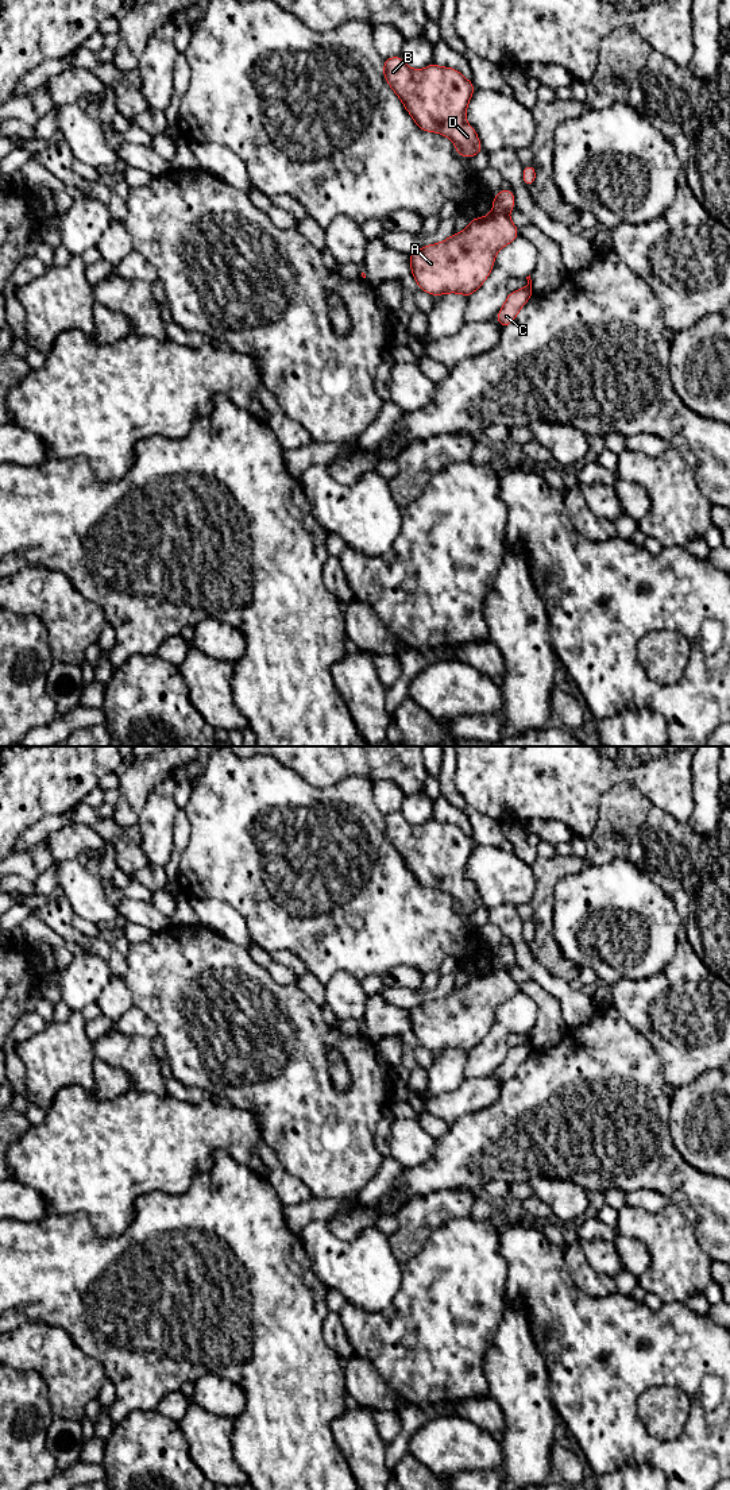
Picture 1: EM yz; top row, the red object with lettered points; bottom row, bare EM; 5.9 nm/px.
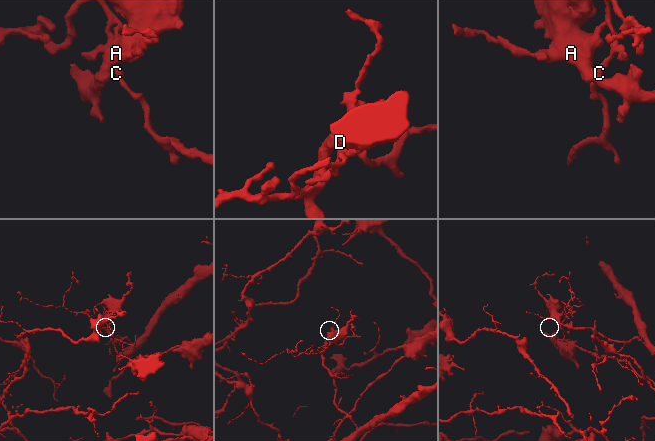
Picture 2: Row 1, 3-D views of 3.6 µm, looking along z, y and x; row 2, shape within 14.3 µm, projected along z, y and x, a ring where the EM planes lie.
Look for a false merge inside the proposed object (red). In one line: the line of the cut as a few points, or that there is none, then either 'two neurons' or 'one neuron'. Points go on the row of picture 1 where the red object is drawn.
cut in yz along (493, 212), (506, 213); two neurons

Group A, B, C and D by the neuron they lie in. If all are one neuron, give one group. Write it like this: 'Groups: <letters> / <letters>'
Groups: A B D / C

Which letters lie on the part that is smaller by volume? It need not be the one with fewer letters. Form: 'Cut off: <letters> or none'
Cut off: C

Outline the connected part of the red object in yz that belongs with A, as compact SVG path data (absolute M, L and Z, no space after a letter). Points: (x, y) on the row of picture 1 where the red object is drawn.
M491 213L471 219L466 231L453 233L441 243L410 252L412 275L425 293L433 296L461 293L470 298L490 275L497 252L515 240L518 235L518 228L507 213Z

